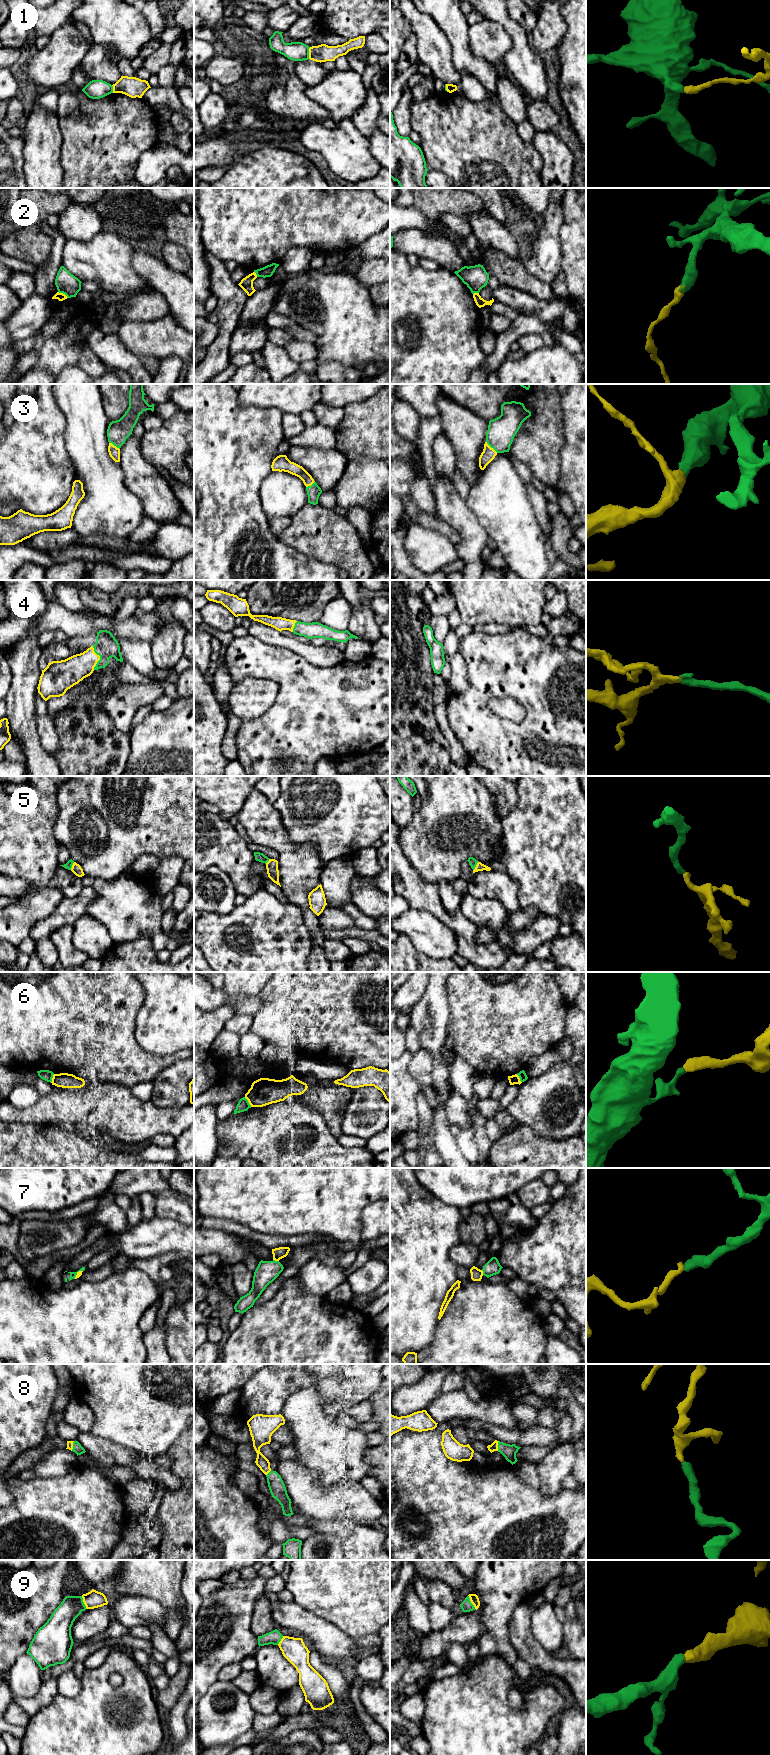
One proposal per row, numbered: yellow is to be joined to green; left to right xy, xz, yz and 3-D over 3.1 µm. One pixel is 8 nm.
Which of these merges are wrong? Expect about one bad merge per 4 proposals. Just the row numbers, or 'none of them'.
1, 2, 6, 7

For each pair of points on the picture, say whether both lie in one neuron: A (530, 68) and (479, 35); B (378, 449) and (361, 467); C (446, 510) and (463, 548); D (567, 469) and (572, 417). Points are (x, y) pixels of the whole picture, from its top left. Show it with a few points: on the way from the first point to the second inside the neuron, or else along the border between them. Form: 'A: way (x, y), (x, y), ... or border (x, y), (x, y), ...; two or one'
A: border (505, 29), (511, 40), (511, 48), (501, 59); two
B: border (379, 458), (361, 457), (348, 460); two
C: way (455, 519), (464, 528), (464, 539); one
D: way (573, 456), (573, 430); one

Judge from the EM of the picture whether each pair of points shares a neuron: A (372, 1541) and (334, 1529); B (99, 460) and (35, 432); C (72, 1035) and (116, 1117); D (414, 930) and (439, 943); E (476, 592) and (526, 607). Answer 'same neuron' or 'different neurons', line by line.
A: same neuron
B: different neurons
C: different neurons
D: same neuron
E: same neuron

